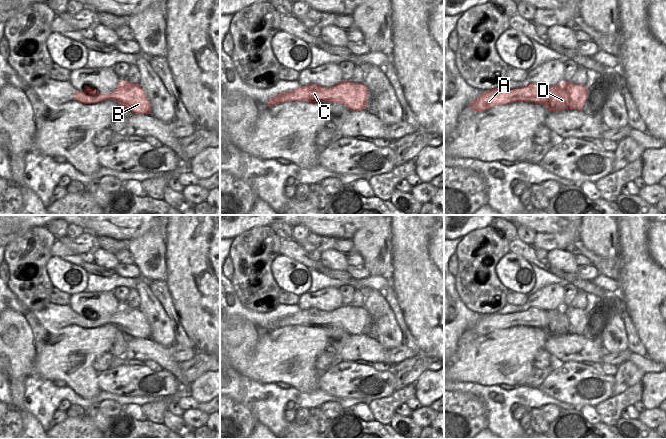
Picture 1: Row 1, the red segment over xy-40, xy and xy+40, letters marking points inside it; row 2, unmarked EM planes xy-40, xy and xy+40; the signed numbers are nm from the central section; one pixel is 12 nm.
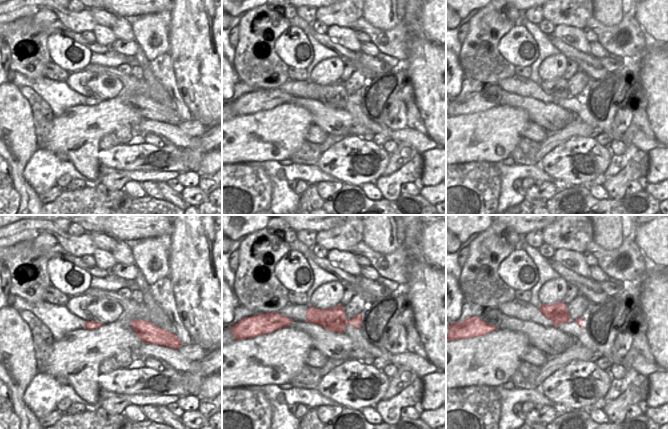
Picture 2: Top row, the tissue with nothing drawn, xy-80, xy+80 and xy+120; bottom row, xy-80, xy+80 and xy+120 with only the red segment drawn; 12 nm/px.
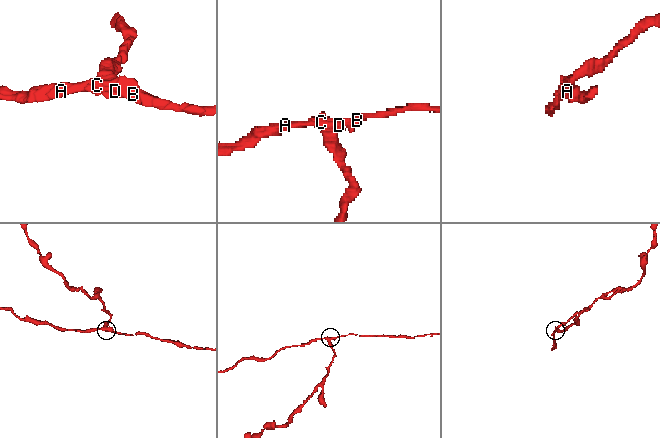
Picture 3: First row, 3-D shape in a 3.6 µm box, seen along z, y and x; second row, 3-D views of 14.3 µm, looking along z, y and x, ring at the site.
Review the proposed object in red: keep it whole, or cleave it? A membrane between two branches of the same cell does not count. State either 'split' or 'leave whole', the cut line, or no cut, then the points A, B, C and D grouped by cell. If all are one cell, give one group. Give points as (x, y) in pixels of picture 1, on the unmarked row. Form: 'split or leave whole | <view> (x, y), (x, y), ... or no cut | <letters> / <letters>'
split | xy+40 (562, 307), (568, 318), (568, 331), (570, 333) | A B C / D

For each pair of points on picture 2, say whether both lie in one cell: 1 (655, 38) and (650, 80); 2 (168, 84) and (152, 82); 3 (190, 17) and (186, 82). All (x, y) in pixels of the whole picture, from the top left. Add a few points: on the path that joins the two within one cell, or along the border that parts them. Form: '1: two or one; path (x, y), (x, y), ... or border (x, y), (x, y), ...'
1: two; border (656, 45), (649, 47)
2: two; border (150, 62), (151, 72), (173, 101)
3: one; path (190, 33), (190, 66)

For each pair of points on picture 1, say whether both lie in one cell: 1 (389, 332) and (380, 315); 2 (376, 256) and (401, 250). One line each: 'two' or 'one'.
1: one
2: two

